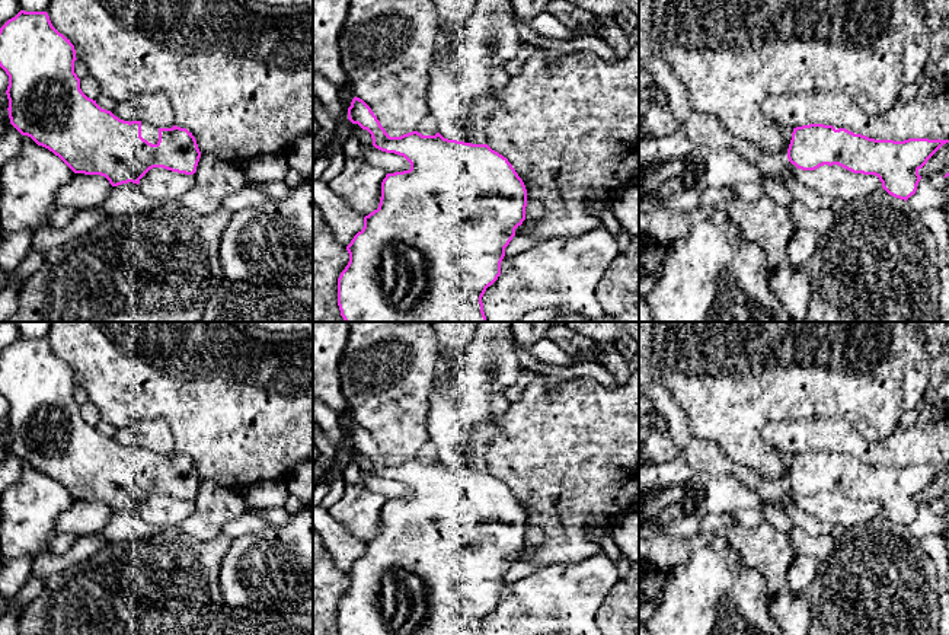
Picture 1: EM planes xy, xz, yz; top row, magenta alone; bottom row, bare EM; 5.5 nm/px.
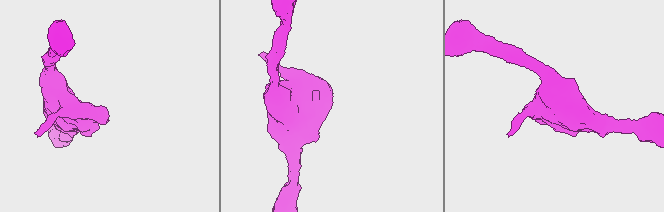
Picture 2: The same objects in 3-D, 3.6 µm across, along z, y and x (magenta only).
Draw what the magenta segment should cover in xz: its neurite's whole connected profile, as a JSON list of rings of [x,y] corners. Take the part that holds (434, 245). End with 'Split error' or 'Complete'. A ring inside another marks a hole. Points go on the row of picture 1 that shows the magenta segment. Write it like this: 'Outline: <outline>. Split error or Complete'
Outline: [[[354,98],[348,108],[348,119],[358,124],[371,134],[373,146],[386,153],[403,156],[410,169],[387,173],[381,182],[381,198],[378,208],[364,217],[364,227],[346,246],[349,262],[338,278],[338,306],[345,322],[486,322],[482,297],[489,285],[501,275],[501,262],[505,248],[515,236],[515,229],[525,220],[527,189],[507,157],[492,150],[488,144],[472,144],[435,135],[422,135],[418,131],[390,137],[381,127],[371,108],[360,98]]]. Complete

